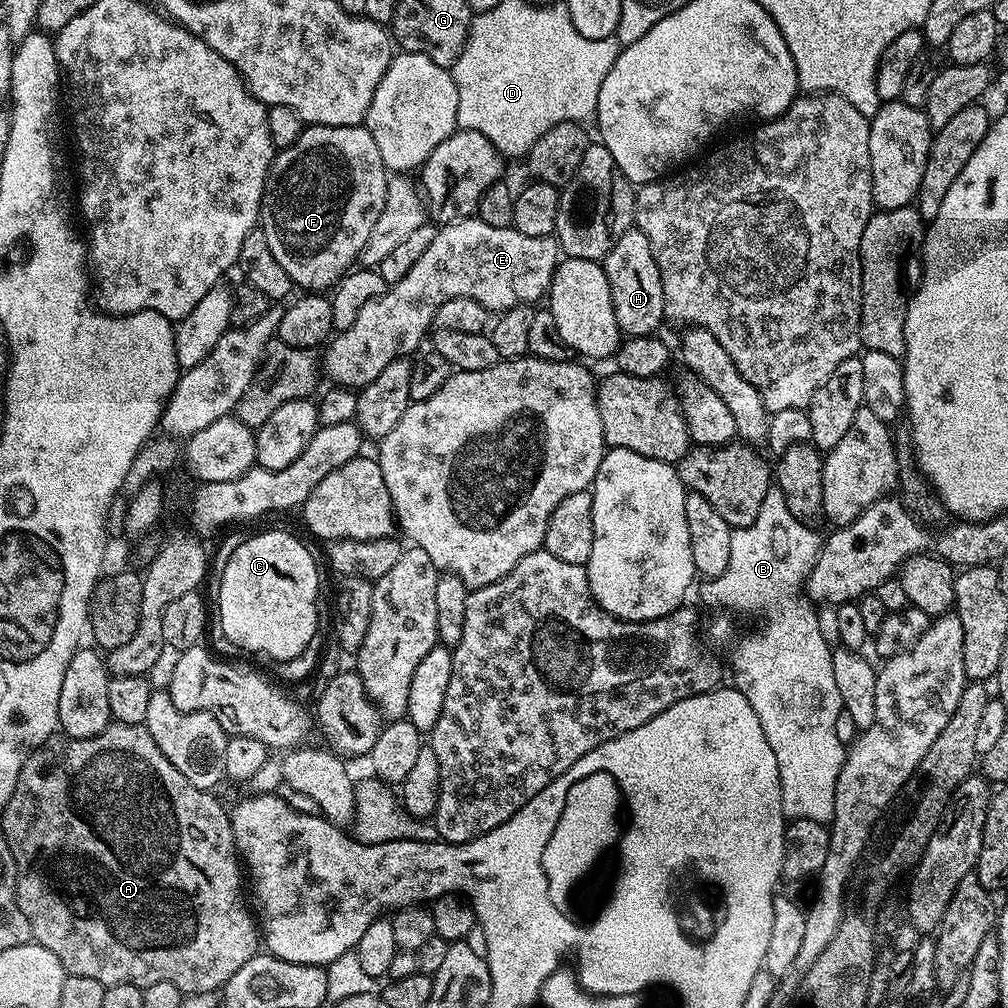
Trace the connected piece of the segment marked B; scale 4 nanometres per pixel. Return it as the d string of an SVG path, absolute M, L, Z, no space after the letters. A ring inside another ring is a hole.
M769 487L766 498L762 498L758 518L754 518L750 526L733 531L730 562L726 562L726 570L721 576L705 583L708 585L704 592L709 602L717 604L720 610L729 613L764 612L764 625L760 632L746 637L732 656L732 668L736 671L734 687L743 694L746 702L750 702L750 706L754 706L754 714L758 714L758 722L762 722L762 734L766 734L766 742L770 742L770 750L774 750L778 758L785 817L828 822L834 814L834 790L838 786L838 774L846 755L846 745L838 740L835 729L842 705L838 682L834 682L832 648L820 629L820 620L815 612L817 609L805 599L801 588L820 553L820 534L817 529L798 522L798 518L790 514L790 506L786 506L786 498L782 498L780 488Z

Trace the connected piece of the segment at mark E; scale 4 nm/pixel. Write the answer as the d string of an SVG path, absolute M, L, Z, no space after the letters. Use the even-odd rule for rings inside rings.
M478 218L455 219L452 223L445 223L437 231L434 242L430 242L426 254L414 262L406 278L391 285L382 298L366 302L350 330L336 332L331 337L330 343L323 349L324 356L322 352L323 375L325 372L332 379L331 383L341 388L365 388L382 374L382 370L386 370L386 366L390 366L390 362L411 357L417 351L415 348L423 342L424 335L425 340L429 335L428 327L433 327L436 311L442 302L450 302L450 298L474 298L474 302L492 314L505 312L518 304L535 305L549 295L552 276L561 259L560 245L552 236L527 236L513 227L486 226L486 222Z

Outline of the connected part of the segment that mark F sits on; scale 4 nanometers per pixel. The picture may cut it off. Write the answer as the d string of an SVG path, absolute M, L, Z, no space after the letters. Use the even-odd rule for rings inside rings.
M314 124L305 127L288 148L275 153L260 199L258 228L266 238L266 246L270 246L270 254L278 258L278 266L286 270L293 285L301 284L304 290L331 289L359 261L362 246L366 246L366 238L370 238L370 230L382 214L389 175L374 138L364 126Z

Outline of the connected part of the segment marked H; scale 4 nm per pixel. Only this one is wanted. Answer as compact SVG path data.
M630 227L618 242L614 250L606 254L602 261L606 278L609 280L610 298L613 299L614 317L625 337L651 336L660 323L665 323L664 295L662 294L662 274L658 262L654 262L654 250L650 250L650 241L638 227Z

